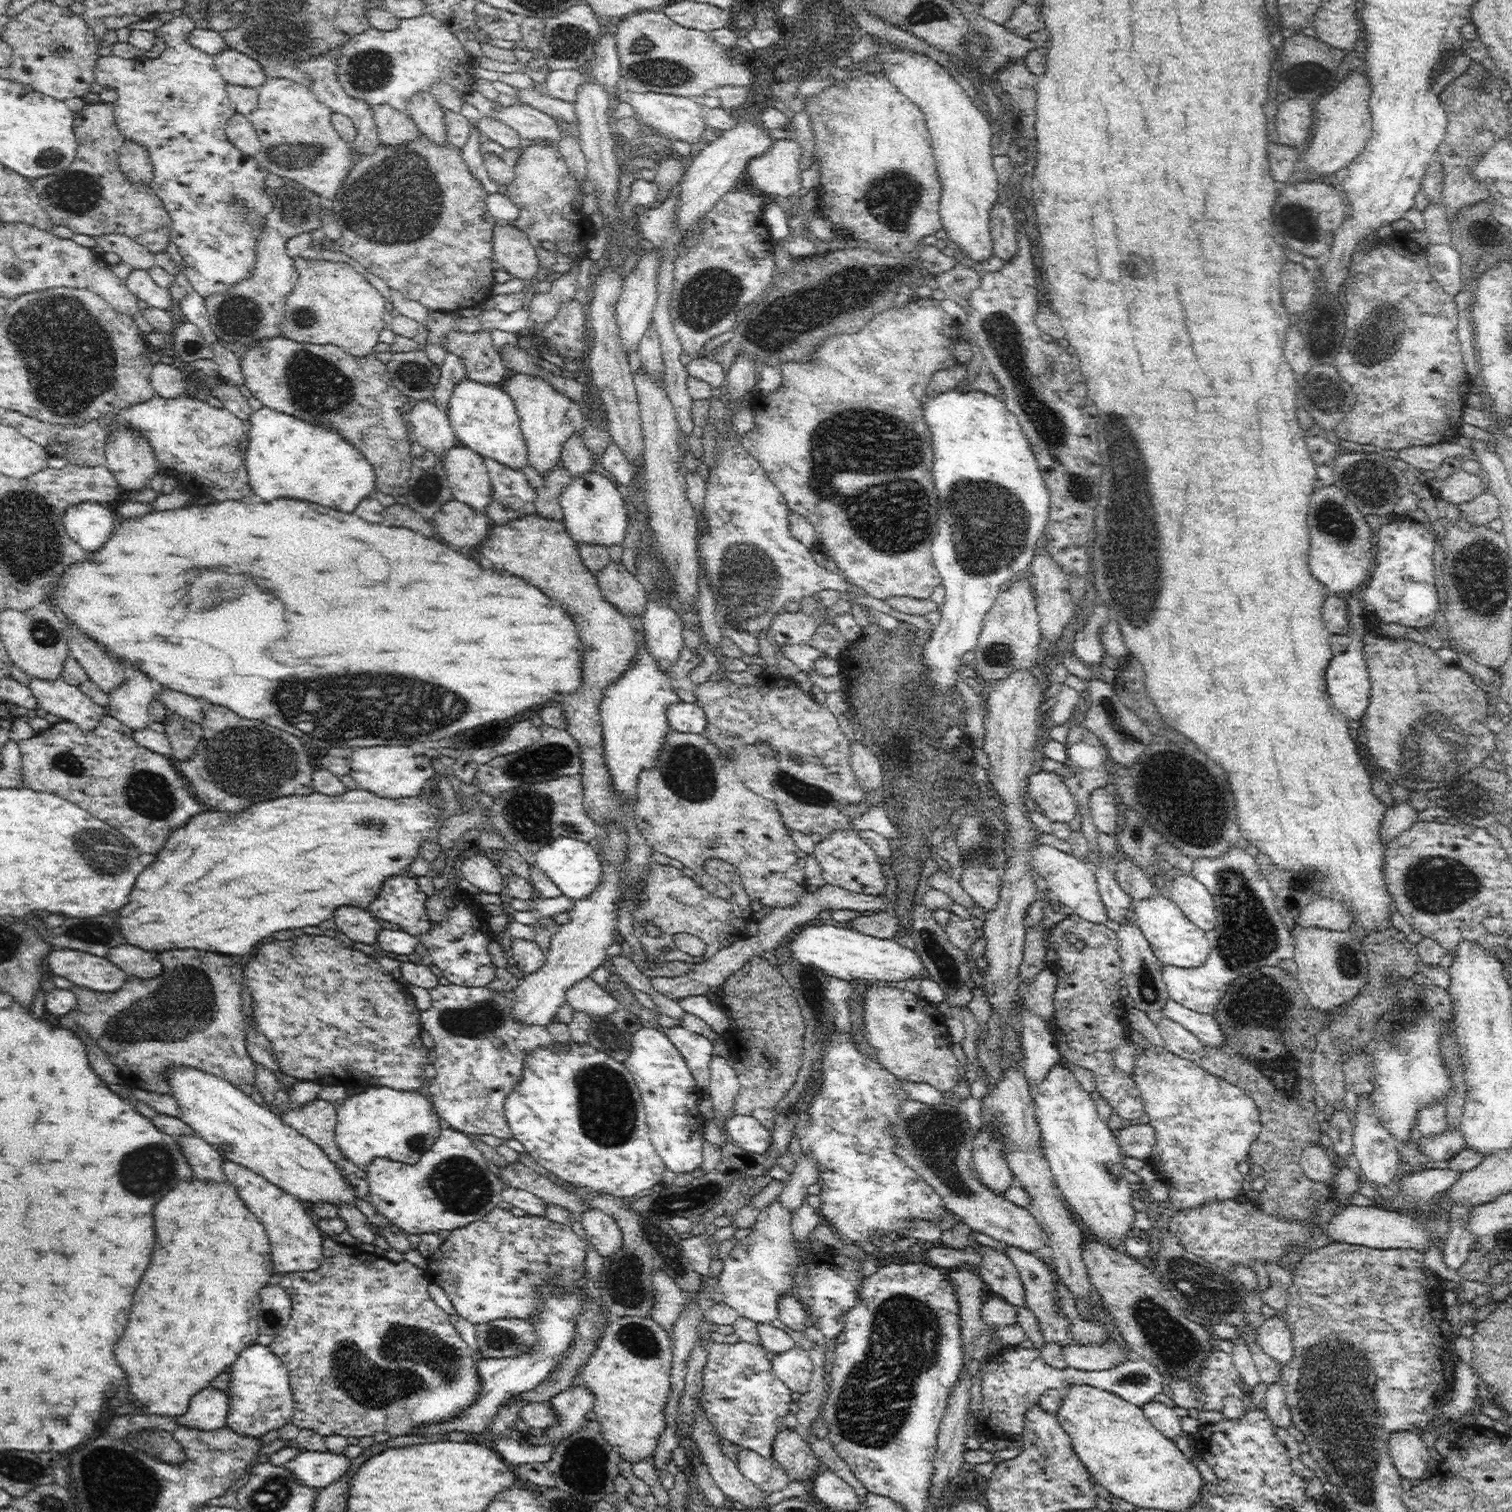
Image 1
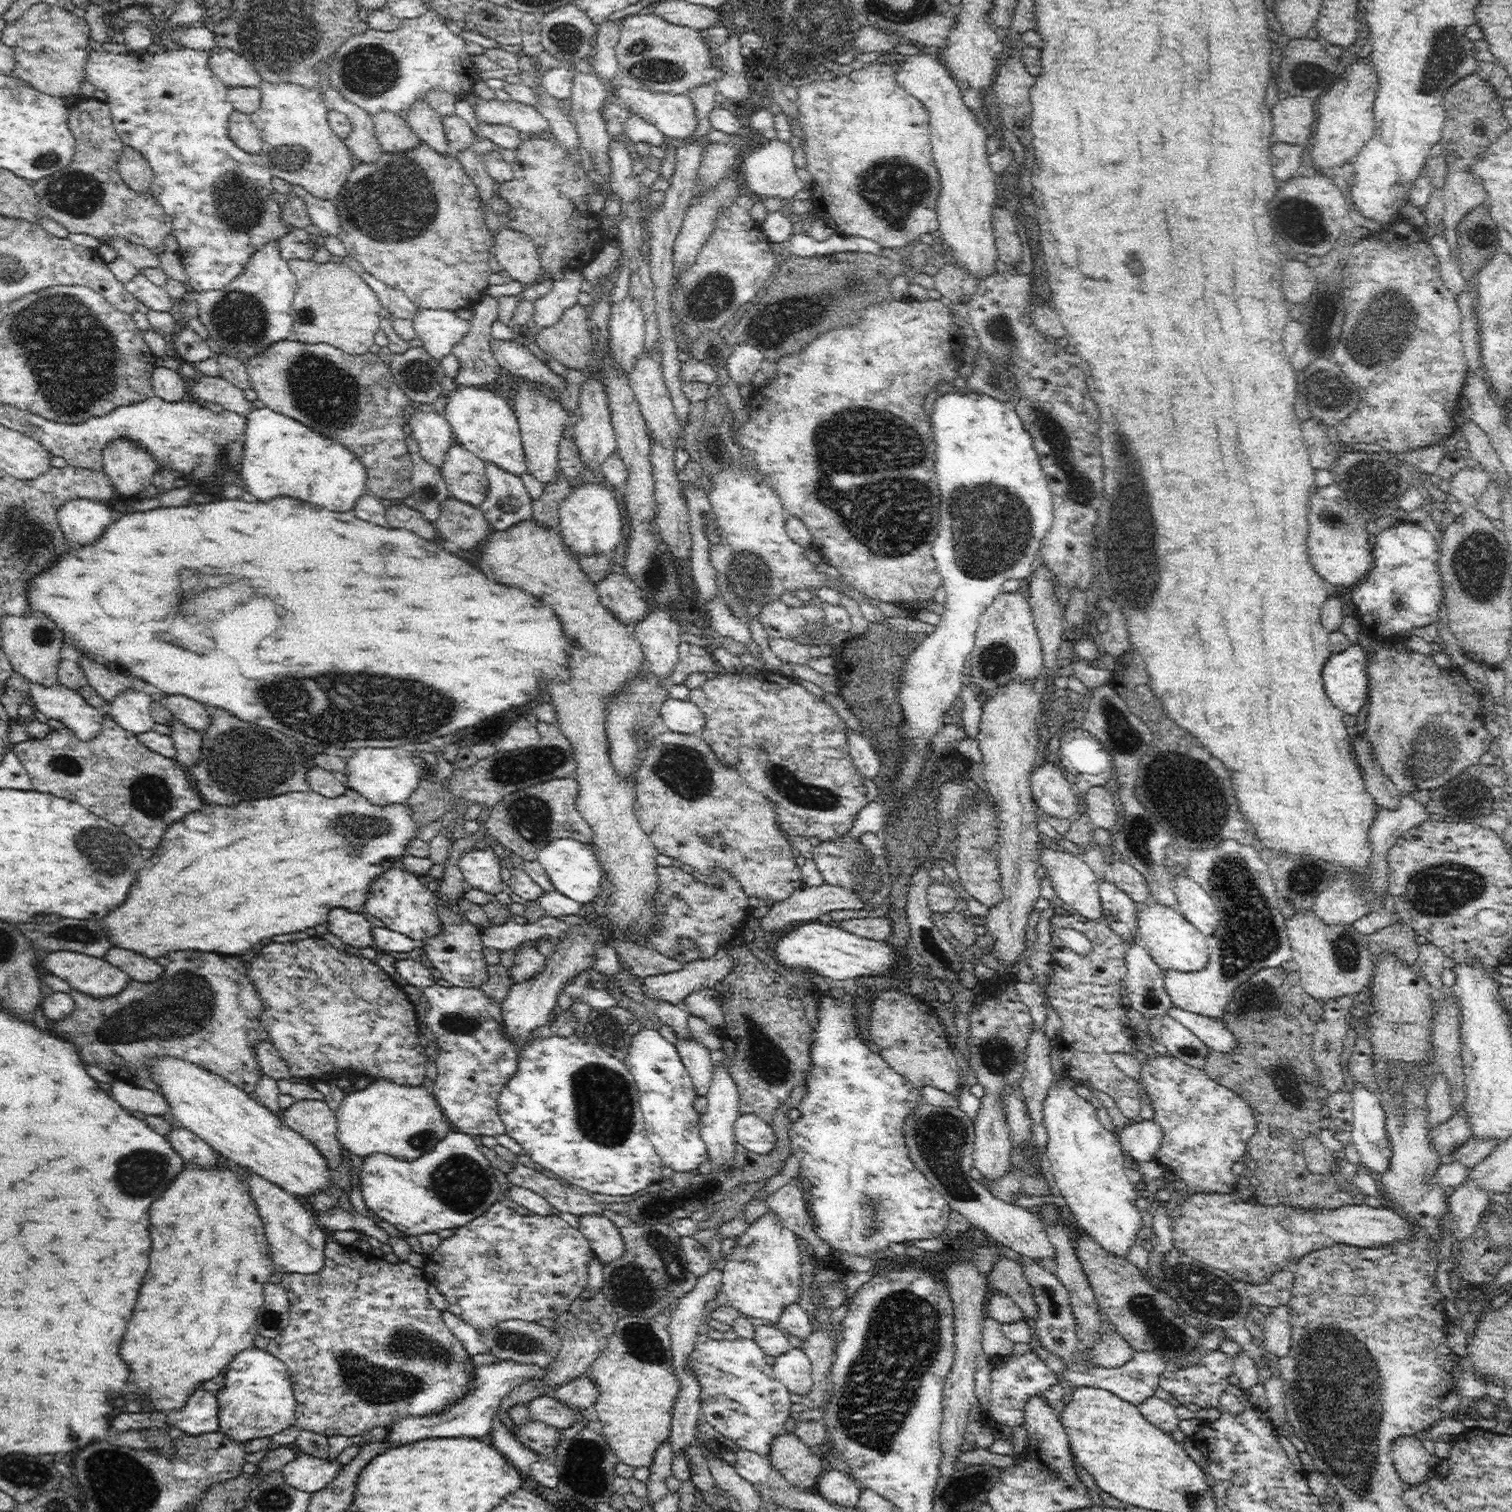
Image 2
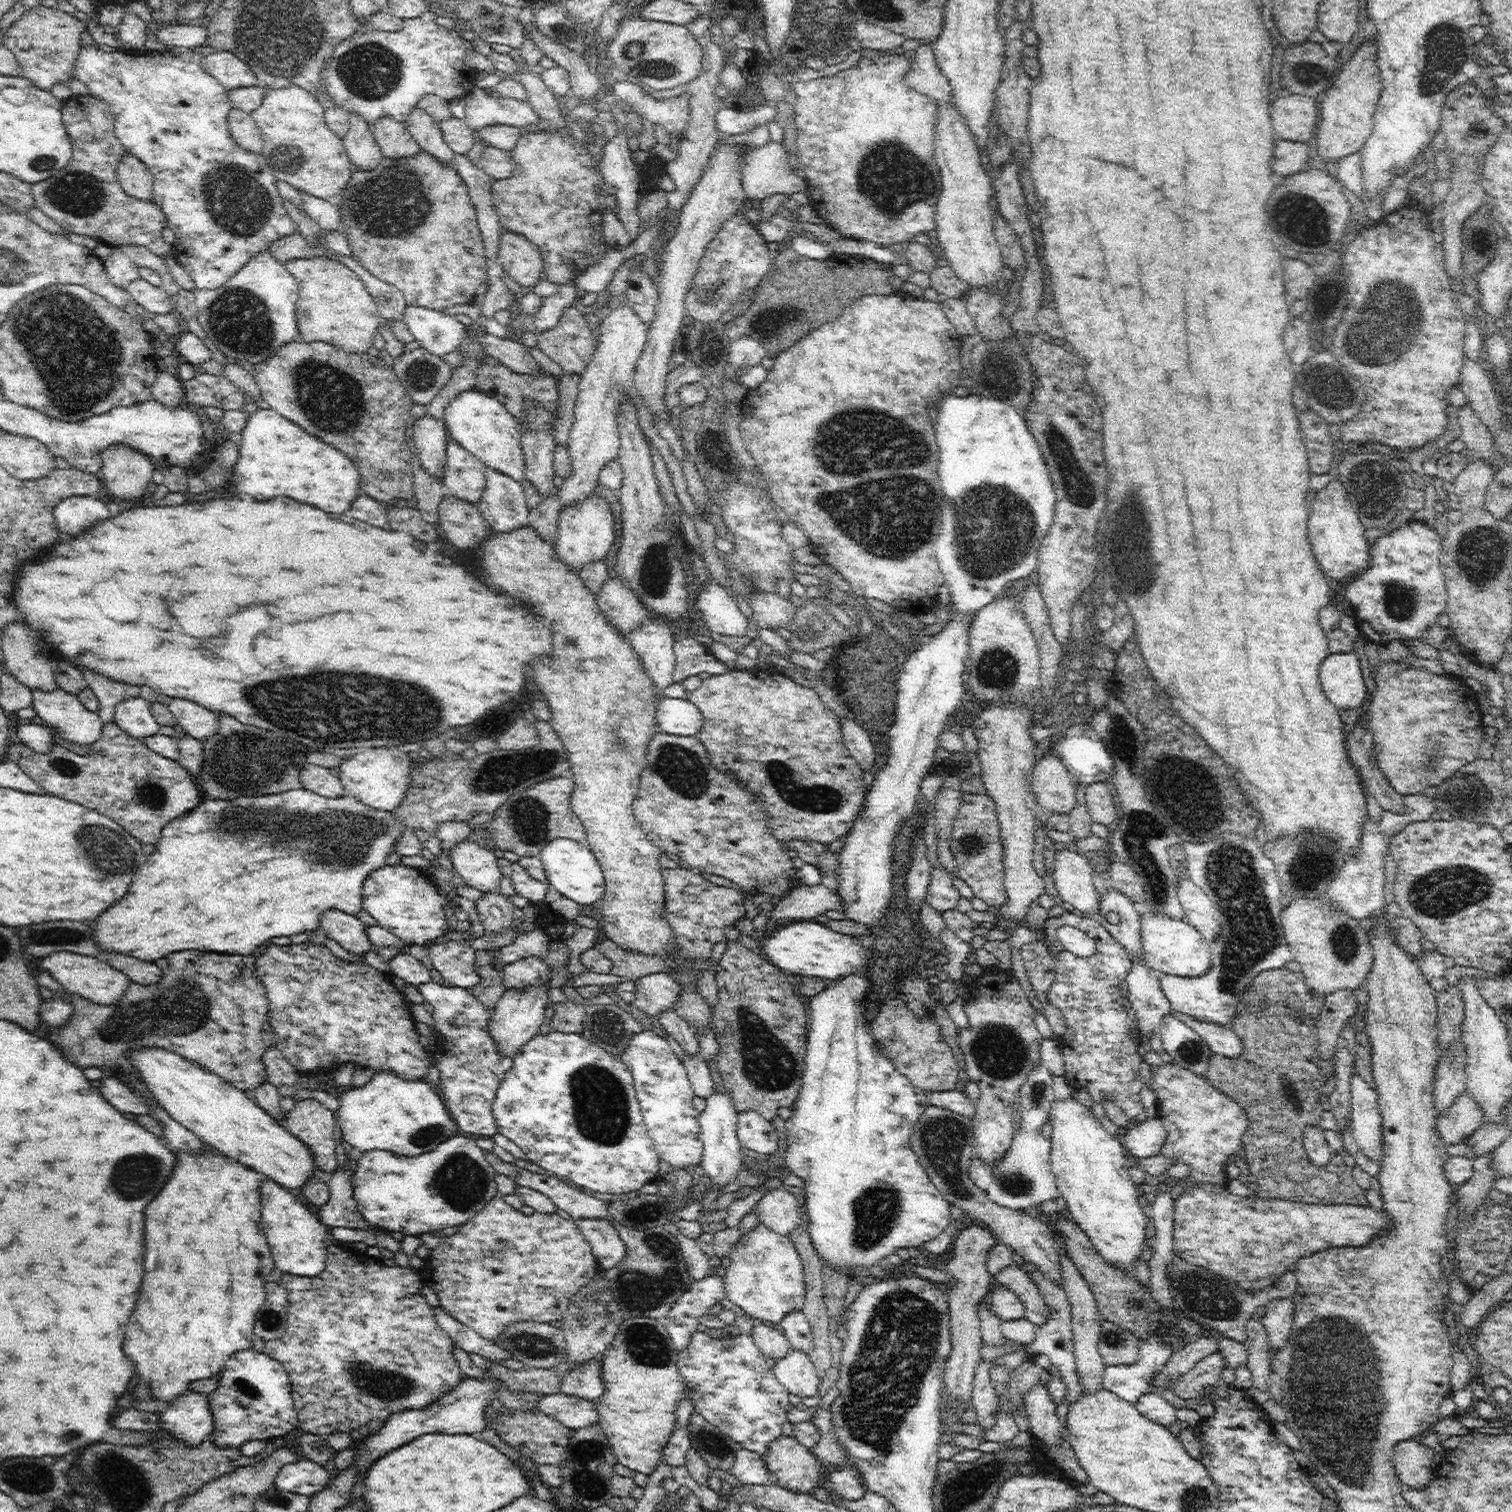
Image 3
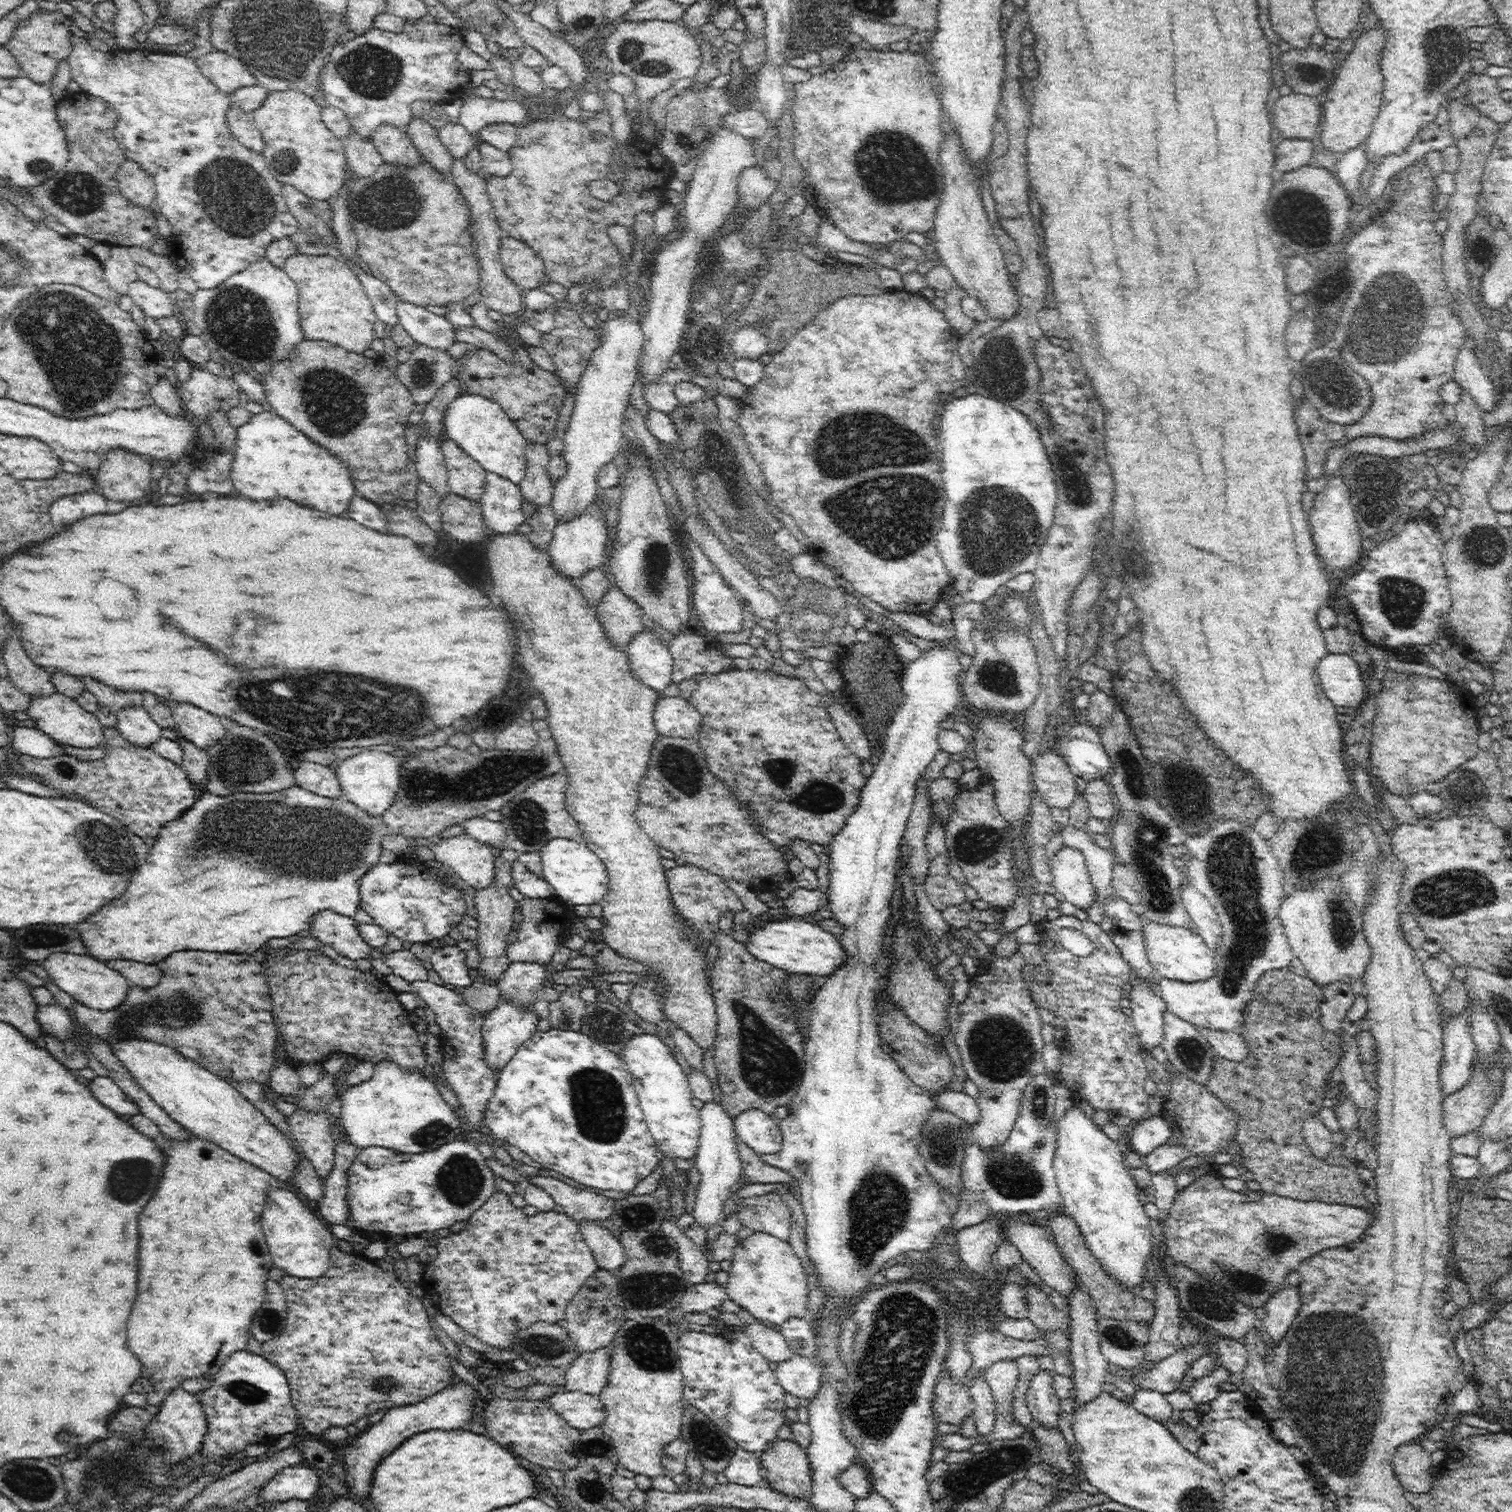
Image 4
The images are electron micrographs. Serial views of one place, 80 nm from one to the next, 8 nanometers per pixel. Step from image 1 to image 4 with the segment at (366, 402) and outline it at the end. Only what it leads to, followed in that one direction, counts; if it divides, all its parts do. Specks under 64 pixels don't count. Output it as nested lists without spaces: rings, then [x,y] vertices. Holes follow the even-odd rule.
[[[308,339],[301,342],[300,349],[297,350],[297,358],[278,364],[276,370],[270,376],[264,376],[264,381],[267,402],[273,406],[273,412],[280,415],[286,422],[290,422],[294,430],[302,432],[302,434],[308,436],[312,442],[316,442],[318,446],[322,446],[322,448],[326,448],[330,454],[334,454],[334,458],[338,458],[342,464],[346,464],[346,469],[350,472],[350,480],[352,480],[352,486],[354,486],[356,493],[378,507],[382,506],[382,504],[386,504],[386,502],[393,504],[394,498],[415,500],[418,485],[421,483],[421,480],[417,475],[415,464],[409,460],[408,453],[406,453],[407,447],[404,430],[406,430],[408,426],[408,415],[416,408],[417,402],[414,400],[410,389],[382,363],[381,357],[374,356],[374,358],[366,358],[363,353],[360,355],[350,352],[328,341]]]

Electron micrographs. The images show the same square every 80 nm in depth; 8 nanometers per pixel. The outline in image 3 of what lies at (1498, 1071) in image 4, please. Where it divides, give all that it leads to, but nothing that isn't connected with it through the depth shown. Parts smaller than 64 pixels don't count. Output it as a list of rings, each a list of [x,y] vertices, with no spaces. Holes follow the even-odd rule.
[[[1468,1091],[1462,1092],[1446,1112],[1437,1116],[1437,1131],[1447,1146],[1458,1144],[1482,1124],[1484,1113]]]

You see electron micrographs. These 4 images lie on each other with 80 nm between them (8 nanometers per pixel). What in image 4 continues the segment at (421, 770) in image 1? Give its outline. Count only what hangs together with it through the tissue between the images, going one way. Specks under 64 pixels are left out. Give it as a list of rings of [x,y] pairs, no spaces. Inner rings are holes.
[[[366,748],[363,752],[338,761],[335,775],[341,786],[343,800],[350,802],[354,808],[362,810],[366,816],[380,817],[394,802],[398,790],[398,758],[390,754]]]

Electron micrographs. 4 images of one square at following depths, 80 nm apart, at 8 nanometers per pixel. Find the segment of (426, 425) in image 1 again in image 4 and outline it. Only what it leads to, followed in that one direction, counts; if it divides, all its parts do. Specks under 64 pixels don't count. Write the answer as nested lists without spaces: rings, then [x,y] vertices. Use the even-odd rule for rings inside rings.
[[[417,427],[415,428],[419,436],[419,443],[415,450],[416,462],[414,462],[417,475],[421,482],[432,489],[434,494],[444,498],[448,494],[449,474],[444,464],[444,457],[440,449],[436,447],[438,441],[422,437]]]

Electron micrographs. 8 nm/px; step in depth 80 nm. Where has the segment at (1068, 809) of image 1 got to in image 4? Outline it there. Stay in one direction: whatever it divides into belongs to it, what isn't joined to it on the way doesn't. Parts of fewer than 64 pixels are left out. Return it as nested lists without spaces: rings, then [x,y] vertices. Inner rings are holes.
[[[1058,748],[1047,749],[1032,764],[1032,783],[1044,802],[1067,808],[1076,794],[1077,776]]]

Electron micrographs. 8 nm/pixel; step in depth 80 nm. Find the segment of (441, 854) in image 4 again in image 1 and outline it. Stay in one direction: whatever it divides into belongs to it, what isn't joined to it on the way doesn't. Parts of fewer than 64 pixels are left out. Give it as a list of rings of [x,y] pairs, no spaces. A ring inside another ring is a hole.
[[[473,850],[459,860],[458,872],[482,892],[500,894],[503,886],[499,864],[484,852]]]

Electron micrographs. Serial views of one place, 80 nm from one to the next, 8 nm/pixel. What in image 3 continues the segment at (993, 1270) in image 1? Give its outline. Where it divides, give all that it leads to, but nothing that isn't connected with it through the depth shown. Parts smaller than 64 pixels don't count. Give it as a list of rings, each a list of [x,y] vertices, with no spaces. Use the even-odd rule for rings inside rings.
[[[1017,1263],[1009,1264],[994,1278],[995,1285],[1005,1286],[1013,1290],[1024,1305],[1025,1316],[1036,1326],[1042,1326],[1048,1318],[1049,1312],[1046,1301],[1042,1298],[1039,1288],[1031,1279],[1031,1274],[1022,1271]]]

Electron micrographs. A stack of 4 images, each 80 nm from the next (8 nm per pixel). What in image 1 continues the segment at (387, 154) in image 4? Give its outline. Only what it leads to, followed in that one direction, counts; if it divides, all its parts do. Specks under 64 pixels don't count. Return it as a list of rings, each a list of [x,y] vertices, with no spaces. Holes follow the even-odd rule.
[[[388,105],[373,109],[380,144],[388,146],[404,145],[421,136],[420,130],[413,123],[408,112],[400,112]]]

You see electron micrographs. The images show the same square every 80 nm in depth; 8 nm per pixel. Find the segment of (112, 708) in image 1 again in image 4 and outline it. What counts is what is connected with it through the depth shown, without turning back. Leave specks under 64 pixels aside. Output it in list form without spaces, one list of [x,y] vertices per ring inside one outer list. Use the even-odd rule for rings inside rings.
[[[142,706],[121,710],[116,729],[130,748],[150,749],[162,738],[163,728],[150,719]]]

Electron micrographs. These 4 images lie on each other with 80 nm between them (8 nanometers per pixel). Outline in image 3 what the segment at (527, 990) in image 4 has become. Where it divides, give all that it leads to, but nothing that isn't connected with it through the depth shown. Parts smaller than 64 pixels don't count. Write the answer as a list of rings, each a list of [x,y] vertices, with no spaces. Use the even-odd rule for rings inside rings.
[[[529,956],[503,966],[502,981],[508,989],[523,989],[532,985],[546,985],[550,967],[540,958]]]

